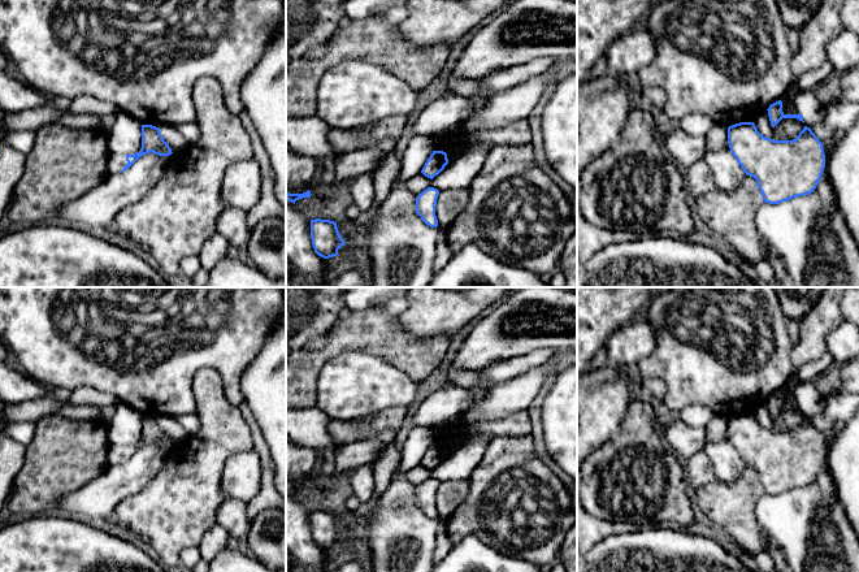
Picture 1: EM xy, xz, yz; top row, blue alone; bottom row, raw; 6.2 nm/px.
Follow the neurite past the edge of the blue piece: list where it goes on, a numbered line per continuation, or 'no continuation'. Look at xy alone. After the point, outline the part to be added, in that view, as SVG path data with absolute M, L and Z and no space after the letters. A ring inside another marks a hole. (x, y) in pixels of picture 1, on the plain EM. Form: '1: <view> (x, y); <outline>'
1: xy (116, 454); M109 446L108 448L109 465L120 464L126 455L127 455L126 446Z

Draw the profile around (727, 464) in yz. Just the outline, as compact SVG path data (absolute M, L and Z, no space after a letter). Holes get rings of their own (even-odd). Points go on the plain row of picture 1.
M713 415L704 429L707 441L703 451L710 458L715 480L734 484L746 469L746 464L729 439L728 419Z

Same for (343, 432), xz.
M390 407L382 410L377 412L373 420L366 425L353 425L350 421L333 420L330 434L338 447L343 447L356 441L372 439L386 429L398 433L407 422L407 411L408 410L404 407Z

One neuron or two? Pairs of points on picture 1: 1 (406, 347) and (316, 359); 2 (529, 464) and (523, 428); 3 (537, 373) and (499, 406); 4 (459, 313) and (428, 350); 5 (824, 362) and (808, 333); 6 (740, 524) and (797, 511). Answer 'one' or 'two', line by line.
1: one
2: two
3: one
4: two
5: two
6: two

